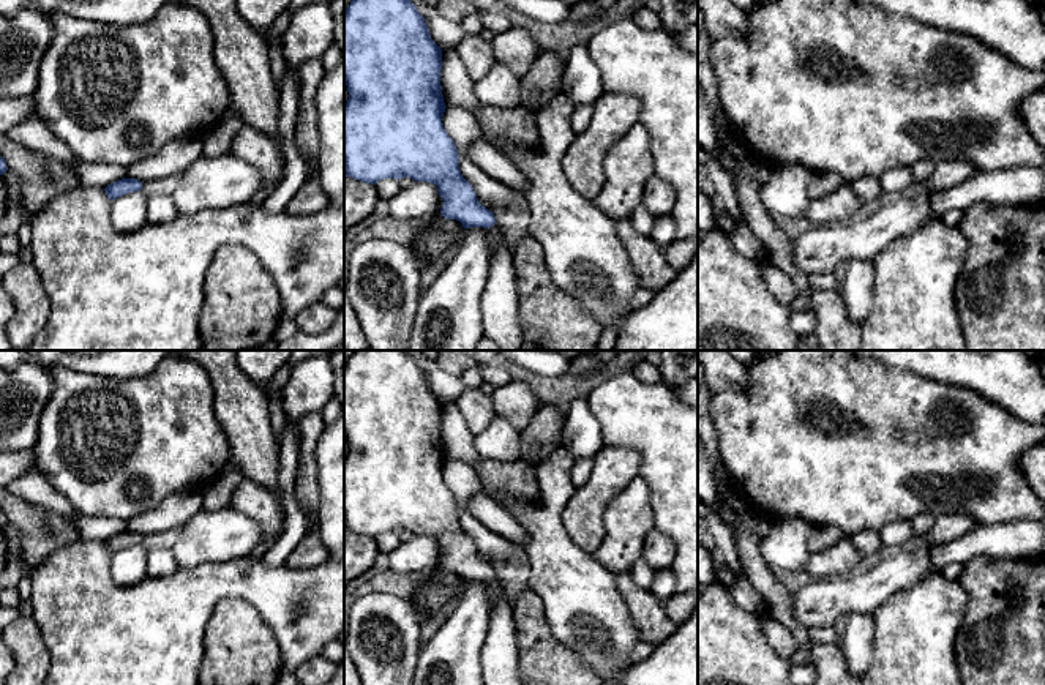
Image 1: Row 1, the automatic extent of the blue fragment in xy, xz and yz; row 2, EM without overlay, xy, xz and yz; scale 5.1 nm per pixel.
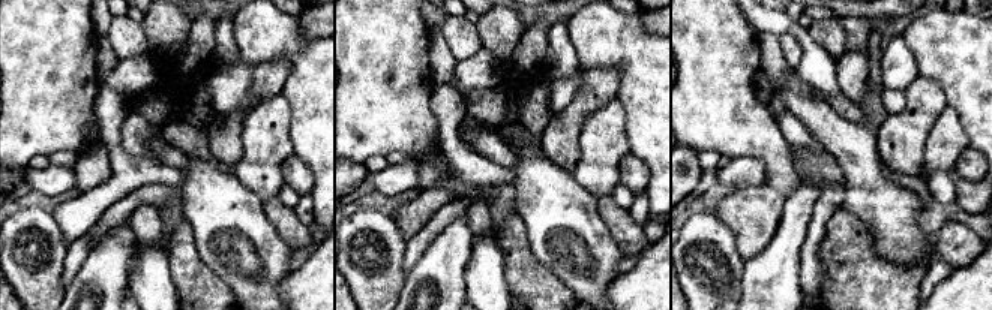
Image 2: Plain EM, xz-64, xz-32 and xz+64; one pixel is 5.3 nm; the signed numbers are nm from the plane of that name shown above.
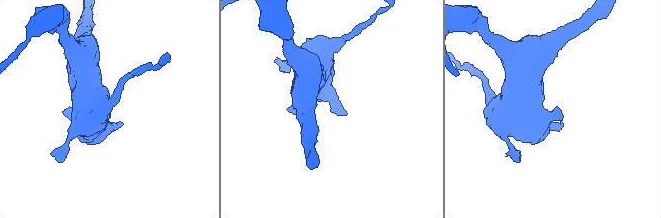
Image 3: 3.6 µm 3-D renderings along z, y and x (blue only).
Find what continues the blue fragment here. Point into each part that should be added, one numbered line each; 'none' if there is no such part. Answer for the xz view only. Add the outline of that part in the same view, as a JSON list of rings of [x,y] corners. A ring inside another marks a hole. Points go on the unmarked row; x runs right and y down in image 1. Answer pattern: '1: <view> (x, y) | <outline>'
1: xz (494, 587) | [[[497,578],[491,579],[488,582],[488,595],[489,595],[491,608],[497,605],[497,601],[502,597],[502,593],[504,593],[504,587],[499,582],[499,579]]]

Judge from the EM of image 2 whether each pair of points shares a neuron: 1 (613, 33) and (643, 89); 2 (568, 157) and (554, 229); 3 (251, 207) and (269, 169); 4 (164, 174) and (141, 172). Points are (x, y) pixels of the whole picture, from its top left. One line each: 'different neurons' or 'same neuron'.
1: same neuron
2: different neurons
3: different neurons
4: same neuron

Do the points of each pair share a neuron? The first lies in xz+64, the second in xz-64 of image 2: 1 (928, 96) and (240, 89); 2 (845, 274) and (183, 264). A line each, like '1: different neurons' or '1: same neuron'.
1: different neurons
2: same neuron

